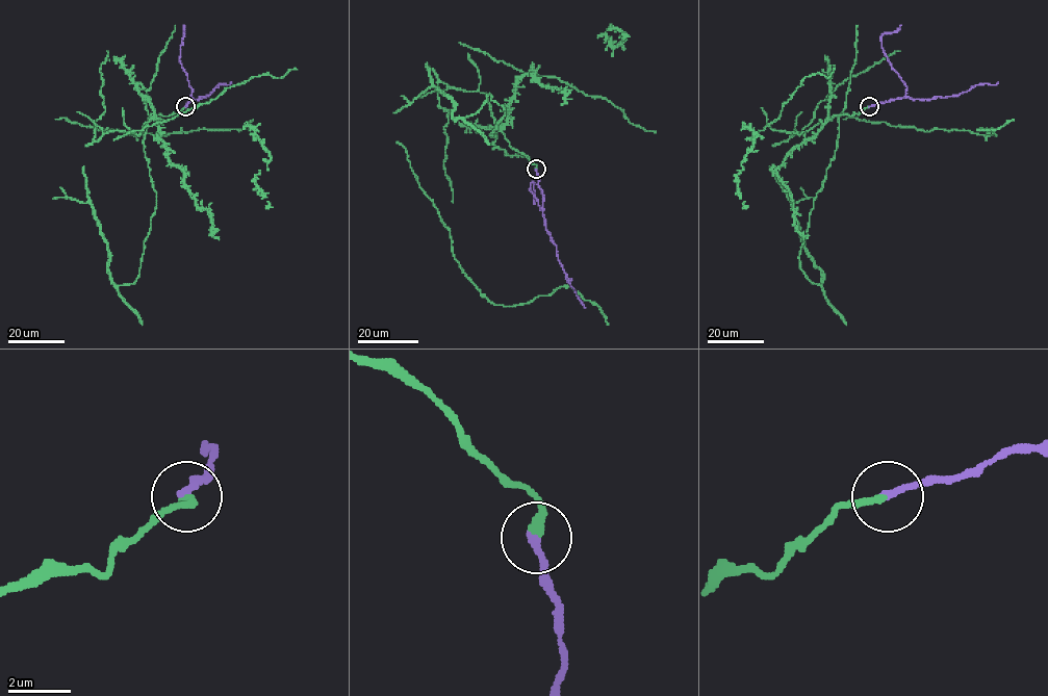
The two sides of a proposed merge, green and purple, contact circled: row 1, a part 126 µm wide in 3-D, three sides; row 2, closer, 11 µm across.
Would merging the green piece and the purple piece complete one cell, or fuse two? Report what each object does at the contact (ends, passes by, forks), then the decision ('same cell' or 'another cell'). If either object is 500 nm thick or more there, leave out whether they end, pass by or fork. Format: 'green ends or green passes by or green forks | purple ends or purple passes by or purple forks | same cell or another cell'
green ends | purple ends | same cell

